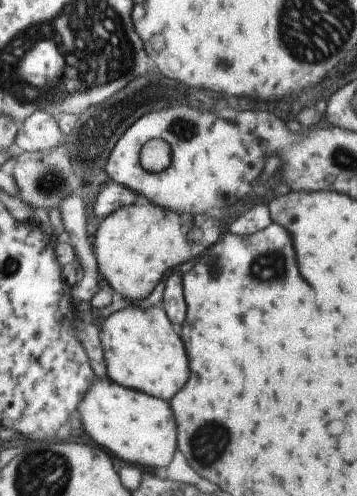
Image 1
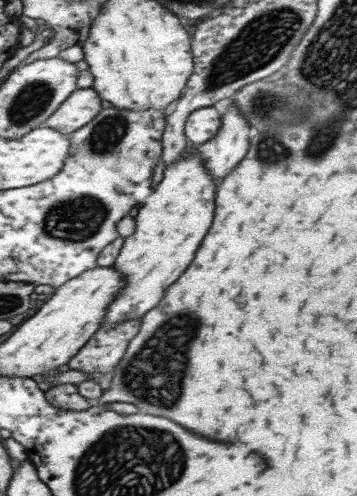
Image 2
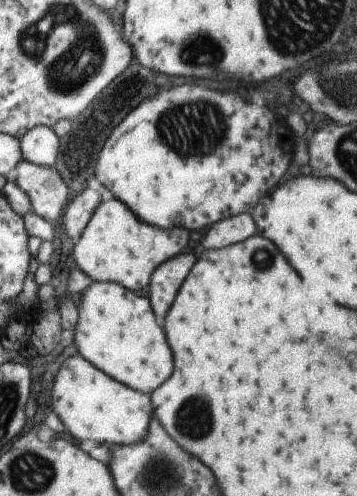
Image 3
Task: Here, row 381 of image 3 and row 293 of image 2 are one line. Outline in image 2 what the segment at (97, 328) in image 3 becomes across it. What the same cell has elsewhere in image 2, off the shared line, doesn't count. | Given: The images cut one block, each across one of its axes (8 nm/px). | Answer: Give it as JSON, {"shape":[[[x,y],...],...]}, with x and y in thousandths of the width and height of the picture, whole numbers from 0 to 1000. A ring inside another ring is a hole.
{"shape":[[[535,310],[462,339],[457,363],[389,419],[389,431],[378,435],[378,464],[367,476],[339,484],[339,508],[311,536],[317,548],[345,560],[345,577],[300,617],[277,661],[305,665],[361,645],[389,649],[434,621],[434,613],[457,601],[462,581],[479,577],[541,524],[541,512],[591,452],[608,375],[563,331],[557,315]]]}

